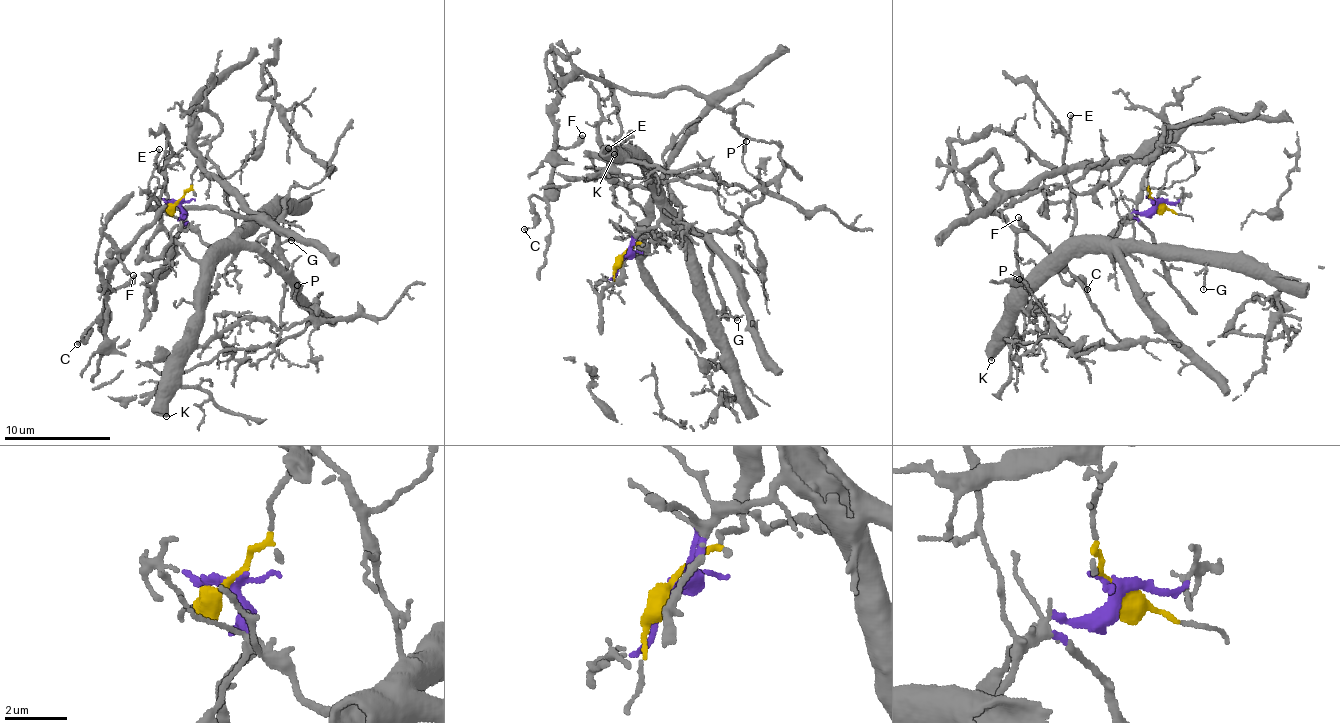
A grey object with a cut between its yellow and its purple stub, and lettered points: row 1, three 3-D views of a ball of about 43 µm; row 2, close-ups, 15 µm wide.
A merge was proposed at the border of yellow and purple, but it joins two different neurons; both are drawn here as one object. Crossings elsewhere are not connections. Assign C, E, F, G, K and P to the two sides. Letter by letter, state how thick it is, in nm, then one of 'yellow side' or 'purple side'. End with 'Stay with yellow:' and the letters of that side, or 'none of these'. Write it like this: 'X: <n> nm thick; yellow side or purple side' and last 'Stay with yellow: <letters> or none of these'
C: 150 nm thick; yellow side
E: 190 nm thick; purple side
F: 400 nm thick; yellow side
G: 140 nm thick; purple side
K: 480 nm thick; purple side
P: 150 nm thick; purple side
Stay with yellow: C, F

